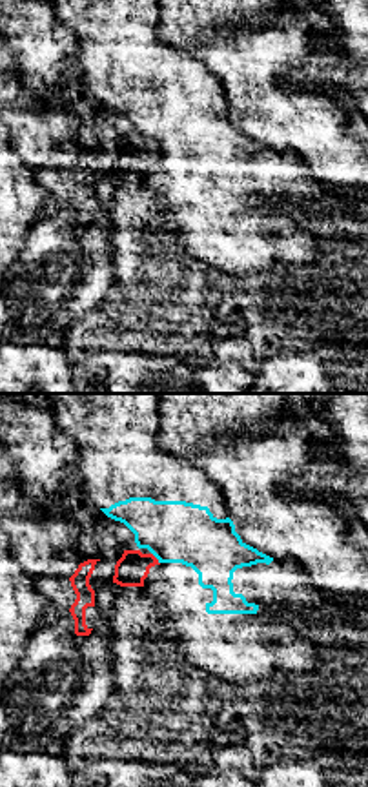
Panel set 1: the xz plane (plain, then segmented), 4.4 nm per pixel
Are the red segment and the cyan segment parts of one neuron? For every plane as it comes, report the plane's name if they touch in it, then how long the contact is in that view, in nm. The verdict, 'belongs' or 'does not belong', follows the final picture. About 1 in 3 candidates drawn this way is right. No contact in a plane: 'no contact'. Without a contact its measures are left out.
contact in xz; length 70 nm

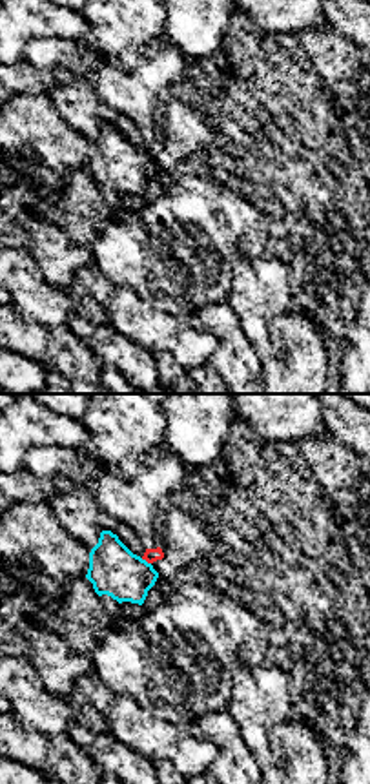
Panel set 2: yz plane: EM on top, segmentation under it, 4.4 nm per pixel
contact in yz; length 50 nm

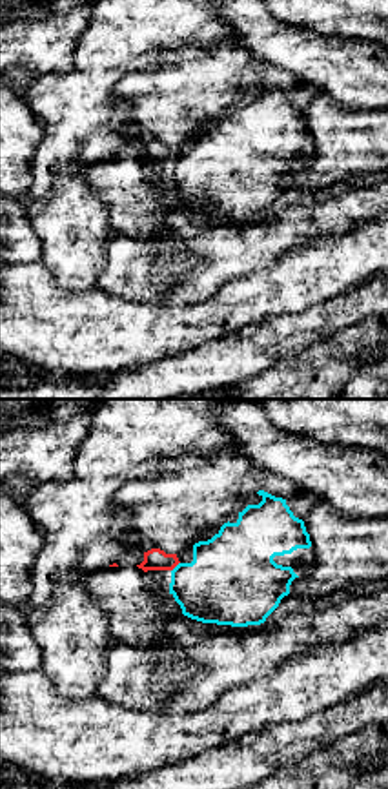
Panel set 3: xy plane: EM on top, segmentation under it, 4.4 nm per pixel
contact in xy; length 60 nm

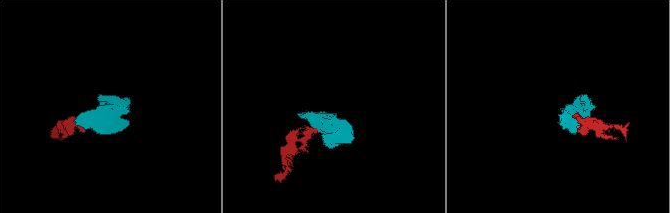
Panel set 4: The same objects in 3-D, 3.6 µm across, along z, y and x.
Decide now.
does not belong

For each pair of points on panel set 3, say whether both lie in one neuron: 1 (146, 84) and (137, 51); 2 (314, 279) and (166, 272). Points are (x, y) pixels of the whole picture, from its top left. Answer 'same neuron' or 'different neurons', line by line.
1: different neurons
2: different neurons

